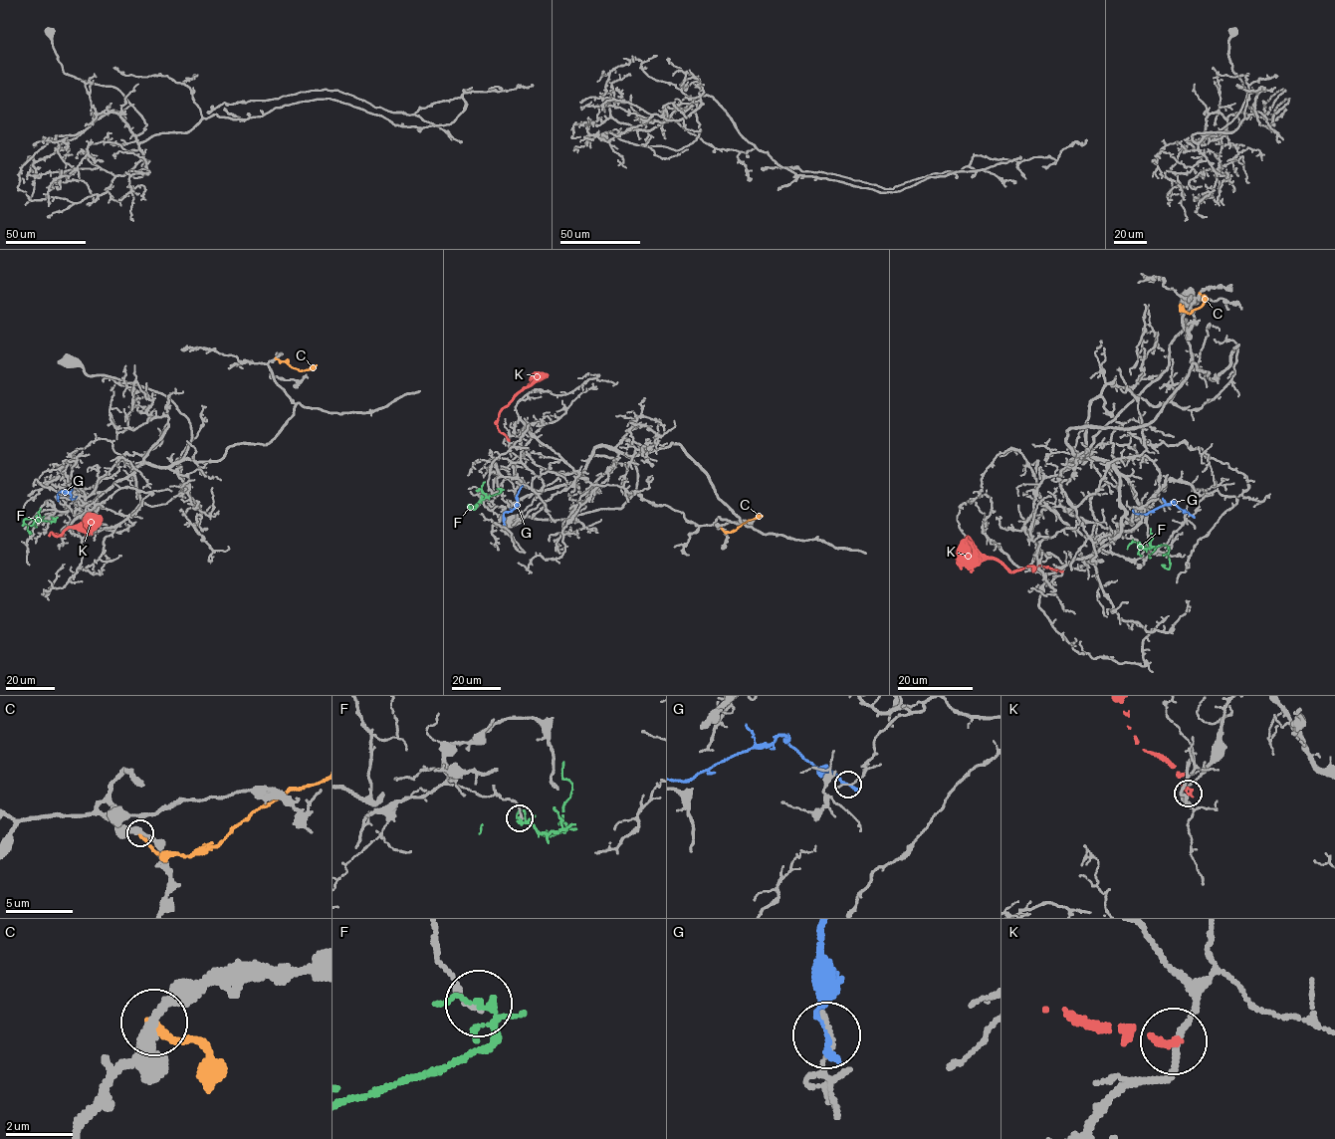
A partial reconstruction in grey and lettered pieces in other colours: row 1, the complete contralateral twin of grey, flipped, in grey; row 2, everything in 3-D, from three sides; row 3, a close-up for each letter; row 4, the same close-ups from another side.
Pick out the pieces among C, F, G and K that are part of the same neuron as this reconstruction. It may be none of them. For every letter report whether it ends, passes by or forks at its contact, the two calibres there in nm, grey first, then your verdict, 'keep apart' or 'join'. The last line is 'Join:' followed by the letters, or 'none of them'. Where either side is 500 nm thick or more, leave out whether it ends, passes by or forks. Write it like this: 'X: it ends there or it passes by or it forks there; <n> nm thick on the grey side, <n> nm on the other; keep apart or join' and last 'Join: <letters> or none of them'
C: it ends there; 360 nm thick on the grey side, 240 nm on the other; keep apart
F: it forks there; 130 nm thick on the grey side, 140 nm on the other; keep apart
G: it ends there; 130 nm thick on the grey side, 260 nm on the other; keep apart
K: it ends there; 190 nm thick on the grey side, 220 nm on the other; keep apart
Join: none of them

